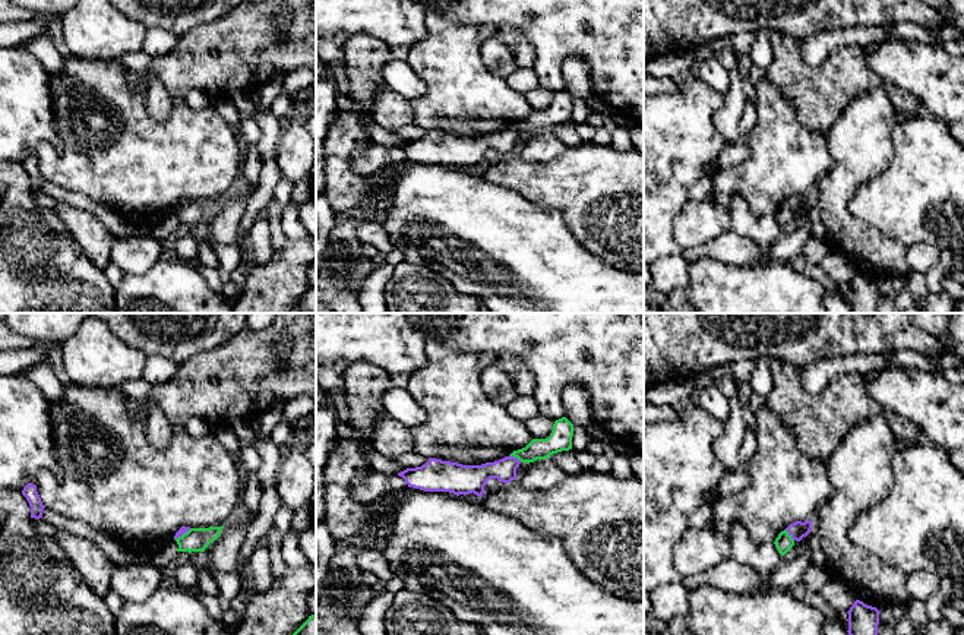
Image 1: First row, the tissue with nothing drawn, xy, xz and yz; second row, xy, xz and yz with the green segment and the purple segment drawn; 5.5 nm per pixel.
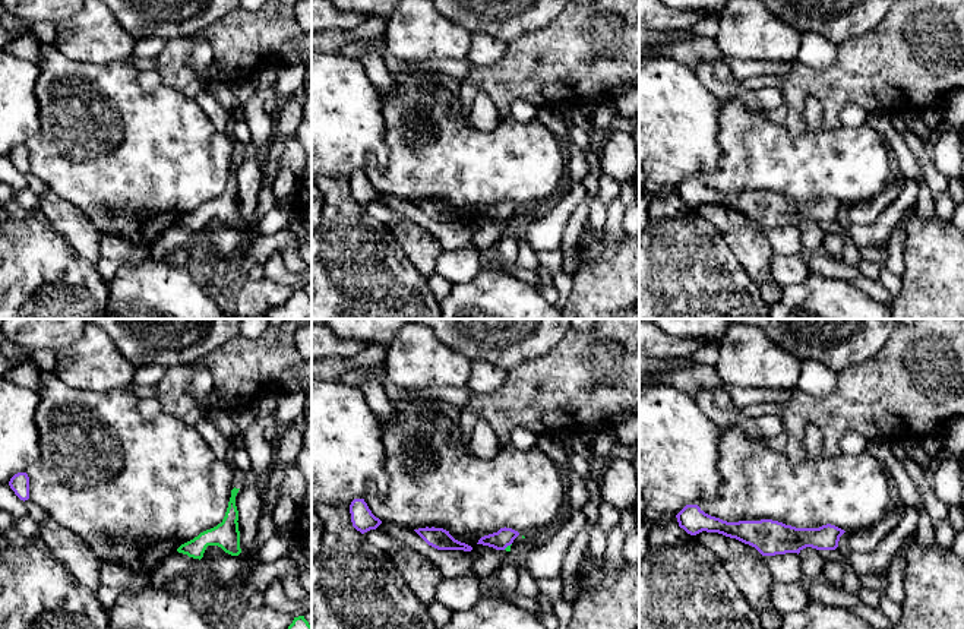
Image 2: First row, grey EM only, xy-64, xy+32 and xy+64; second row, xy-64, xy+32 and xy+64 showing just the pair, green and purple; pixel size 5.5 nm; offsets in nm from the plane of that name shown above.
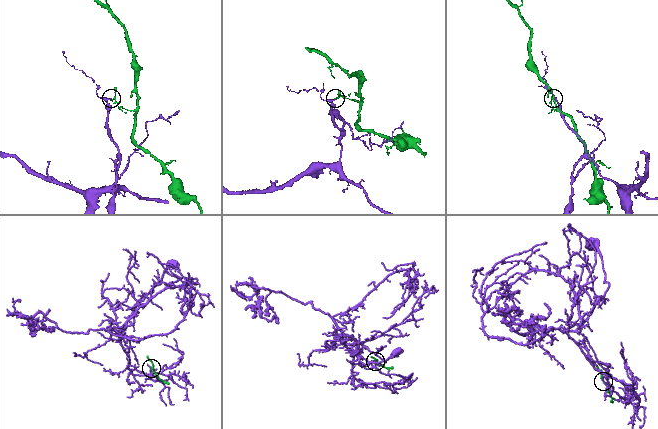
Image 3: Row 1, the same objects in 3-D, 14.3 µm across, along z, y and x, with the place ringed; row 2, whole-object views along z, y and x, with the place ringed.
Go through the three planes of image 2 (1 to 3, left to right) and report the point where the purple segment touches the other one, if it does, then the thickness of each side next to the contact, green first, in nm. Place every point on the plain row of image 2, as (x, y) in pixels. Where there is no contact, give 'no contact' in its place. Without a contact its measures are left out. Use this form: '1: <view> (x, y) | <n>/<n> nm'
1: no contact
2: xy+32 (508, 218) | 30/100 nm
3: no contact

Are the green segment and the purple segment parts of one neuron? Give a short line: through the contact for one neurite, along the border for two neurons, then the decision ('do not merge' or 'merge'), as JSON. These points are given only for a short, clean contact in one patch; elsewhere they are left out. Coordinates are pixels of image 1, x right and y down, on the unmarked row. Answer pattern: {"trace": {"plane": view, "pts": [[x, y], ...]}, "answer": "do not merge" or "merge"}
{"trace": {"plane": "xz", "pts": [[509, 128], [521, 133]]}, "answer": "do not merge"}

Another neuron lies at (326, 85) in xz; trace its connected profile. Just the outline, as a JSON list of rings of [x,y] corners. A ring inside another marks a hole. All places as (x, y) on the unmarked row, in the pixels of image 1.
[[[328,63],[323,64],[325,75],[316,78],[316,193],[325,186],[325,140],[329,123],[336,108],[336,79]]]

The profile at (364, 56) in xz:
[[[369,34],[350,35],[344,47],[348,98],[361,113],[370,114],[374,95],[386,89],[383,66],[393,60],[391,45]]]

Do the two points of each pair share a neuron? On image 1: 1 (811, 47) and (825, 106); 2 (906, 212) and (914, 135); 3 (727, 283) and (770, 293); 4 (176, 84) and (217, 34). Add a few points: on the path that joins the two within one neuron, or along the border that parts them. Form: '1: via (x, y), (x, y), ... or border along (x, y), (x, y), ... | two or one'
1: border along (797, 41), (800, 56), (811, 65), (844, 46) | two
2: via (914, 193), (914, 154) | one
3: via (737, 293), (759, 293) | one
4: via (183, 72), (208, 46) | one

